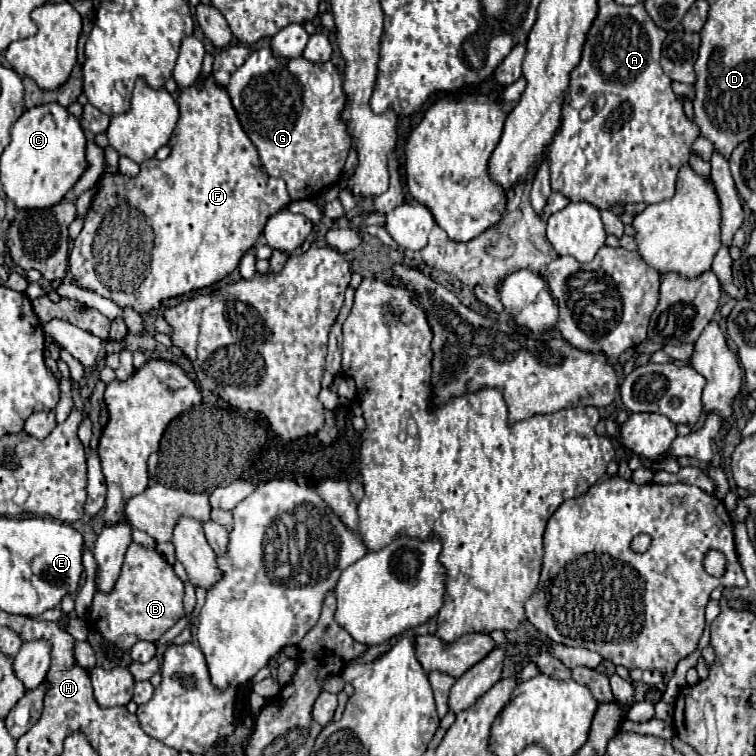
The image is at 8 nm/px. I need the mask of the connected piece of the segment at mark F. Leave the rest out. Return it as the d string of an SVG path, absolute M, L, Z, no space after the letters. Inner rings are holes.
M208 78L200 90L196 84L190 88L184 88L178 96L178 106L180 106L180 120L178 120L176 130L172 132L172 138L170 138L170 148L172 148L170 156L166 160L160 160L160 162L150 162L150 160L142 162L140 164L140 176L136 176L136 178L126 178L120 174L102 174L102 188L94 196L92 206L84 218L84 228L78 234L78 238L74 240L74 248L68 256L70 274L80 288L86 288L86 290L92 290L104 298L110 298L120 308L132 308L132 310L142 312L142 314L150 314L168 298L176 298L176 296L188 294L192 290L200 290L200 288L206 288L206 286L220 282L224 276L228 276L240 264L242 256L256 246L266 220L290 204L290 196L286 192L284 180L268 176L264 166L260 164L256 146L244 134L244 130L236 118L236 112L232 108L232 102L230 102L226 88L218 86L214 82L214 78Z

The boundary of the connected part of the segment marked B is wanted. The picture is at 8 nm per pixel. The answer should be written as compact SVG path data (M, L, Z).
M132 542L126 550L122 572L112 594L94 594L88 624L118 648L130 650L140 640L156 642L164 632L168 632L184 616L182 598L184 584L174 574L172 566L156 550Z

